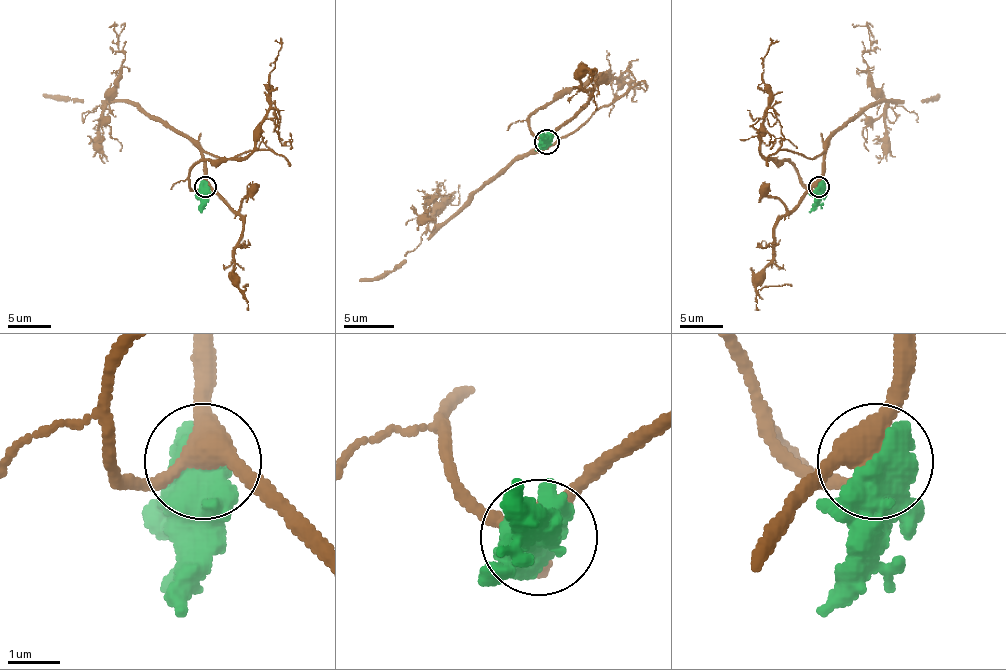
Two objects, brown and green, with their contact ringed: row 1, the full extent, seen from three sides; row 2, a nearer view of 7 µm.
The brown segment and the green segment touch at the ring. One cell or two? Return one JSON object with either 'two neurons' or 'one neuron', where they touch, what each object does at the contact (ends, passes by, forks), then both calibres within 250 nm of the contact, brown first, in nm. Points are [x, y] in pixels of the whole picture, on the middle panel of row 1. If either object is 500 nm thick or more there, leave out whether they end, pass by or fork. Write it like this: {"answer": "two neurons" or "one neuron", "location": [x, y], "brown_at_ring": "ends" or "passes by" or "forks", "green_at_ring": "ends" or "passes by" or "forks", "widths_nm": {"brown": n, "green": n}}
{"answer": "two neurons", "location": [547, 141], "widths_nm": {"brown": 400, "green": 950}}

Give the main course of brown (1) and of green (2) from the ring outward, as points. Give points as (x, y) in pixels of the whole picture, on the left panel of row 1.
1: (204, 186), (204, 158), (189, 141), (135, 106), (111, 102), (124, 59), (111, 26), (118, 24)
2: (204, 186), (204, 203), (200, 212)

